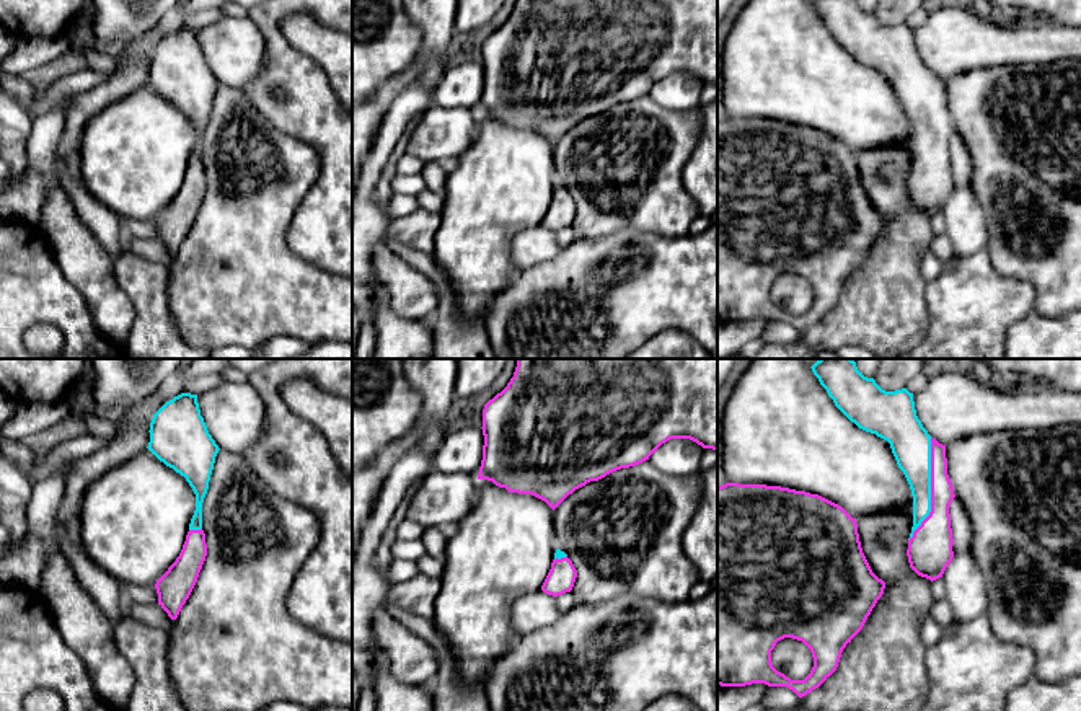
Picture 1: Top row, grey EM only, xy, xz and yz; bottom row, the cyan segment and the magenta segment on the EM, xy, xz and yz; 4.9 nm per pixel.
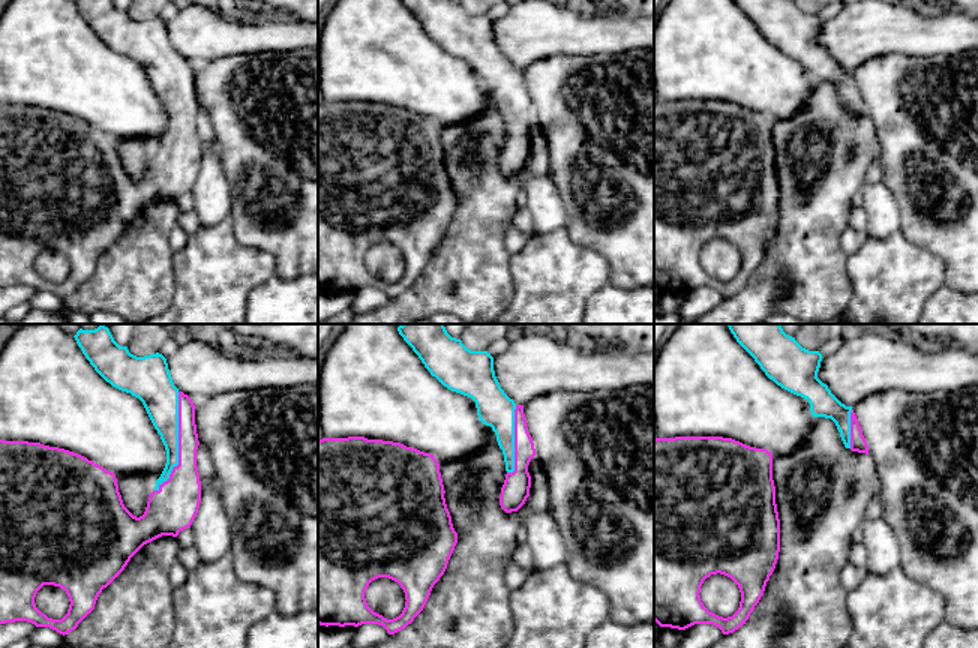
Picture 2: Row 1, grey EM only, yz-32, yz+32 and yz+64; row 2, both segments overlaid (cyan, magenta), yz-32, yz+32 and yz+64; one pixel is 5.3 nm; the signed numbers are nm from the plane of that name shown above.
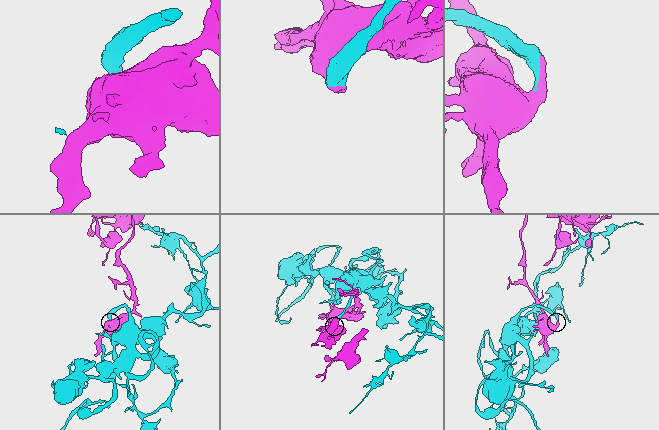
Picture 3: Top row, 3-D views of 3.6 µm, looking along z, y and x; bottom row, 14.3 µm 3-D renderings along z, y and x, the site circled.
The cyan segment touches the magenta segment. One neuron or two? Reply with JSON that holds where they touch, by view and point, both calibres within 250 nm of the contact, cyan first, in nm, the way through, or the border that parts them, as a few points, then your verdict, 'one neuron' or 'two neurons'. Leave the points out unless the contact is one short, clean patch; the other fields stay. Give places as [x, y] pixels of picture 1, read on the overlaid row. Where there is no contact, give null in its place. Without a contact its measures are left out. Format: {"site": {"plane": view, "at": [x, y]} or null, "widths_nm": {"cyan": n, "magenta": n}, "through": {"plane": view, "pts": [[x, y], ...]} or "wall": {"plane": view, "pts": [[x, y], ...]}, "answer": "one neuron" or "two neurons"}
{"site": {"plane": "yz", "at": [930, 490]}, "widths_nm": {"cyan": 200, "magenta": 190}, "answer": "one neuron"}

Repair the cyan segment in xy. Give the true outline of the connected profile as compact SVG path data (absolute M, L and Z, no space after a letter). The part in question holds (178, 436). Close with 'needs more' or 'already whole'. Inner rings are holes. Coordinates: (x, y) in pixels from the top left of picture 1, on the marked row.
M181 393L152 417L148 450L186 478L196 494L196 510L176 561L157 581L158 605L176 620L189 598L207 556L202 502L209 489L218 445L201 416L197 395Z | needs more

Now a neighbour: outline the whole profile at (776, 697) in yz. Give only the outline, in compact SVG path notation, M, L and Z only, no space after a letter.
M768 687L766 693L760 700L765 709L770 709L770 708L789 709L797 706L799 701L801 698L788 687Z

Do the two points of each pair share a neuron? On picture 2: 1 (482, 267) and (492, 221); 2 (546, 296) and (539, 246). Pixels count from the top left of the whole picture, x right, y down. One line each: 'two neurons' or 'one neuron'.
1: one neuron
2: one neuron

